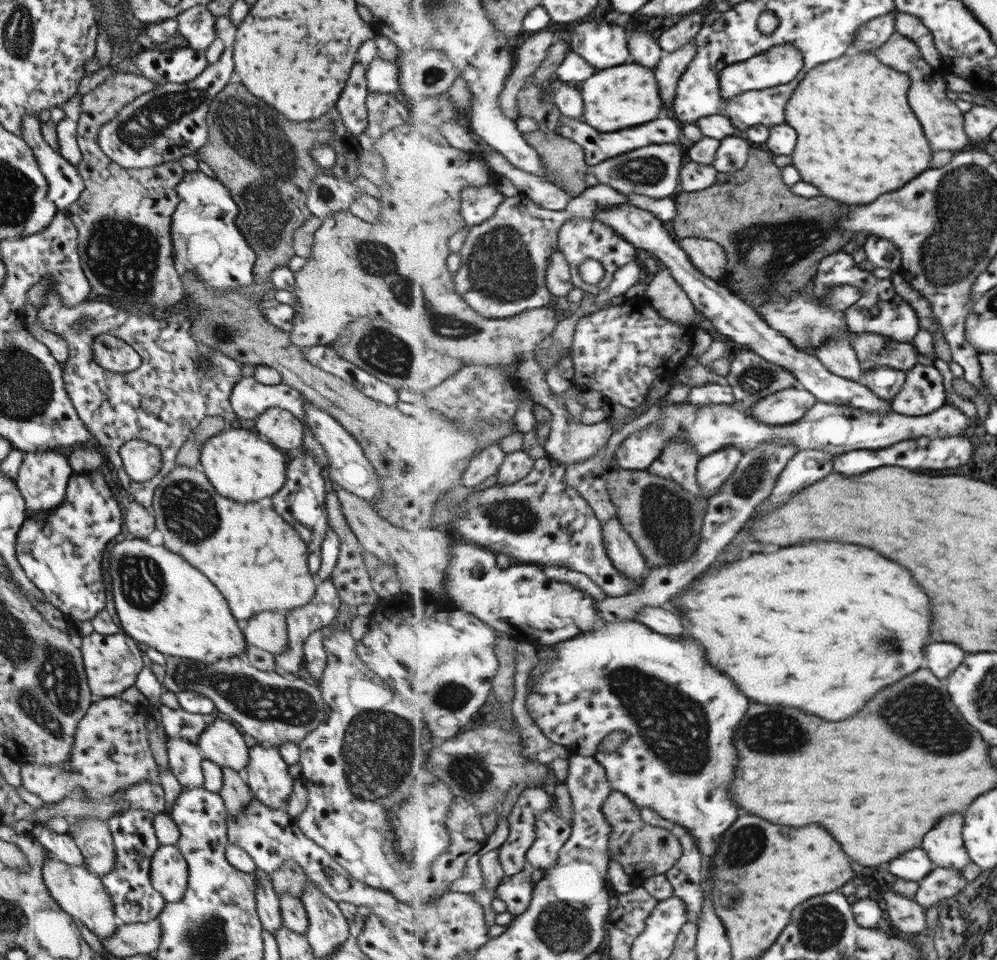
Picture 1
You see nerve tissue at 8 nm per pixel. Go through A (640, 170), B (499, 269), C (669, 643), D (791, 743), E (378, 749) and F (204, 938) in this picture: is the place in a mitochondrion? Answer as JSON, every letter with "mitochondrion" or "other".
{"A":"mitochondrion","B":"mitochondrion","C":"other","D":"mitochondrion","E":"mitochondrion","F":"mitochondrion"}

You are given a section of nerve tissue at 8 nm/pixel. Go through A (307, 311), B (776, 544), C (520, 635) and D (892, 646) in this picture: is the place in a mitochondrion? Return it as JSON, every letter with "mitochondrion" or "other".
{"A":"other","B":"other","C":"other","D":"mitochondrion"}

